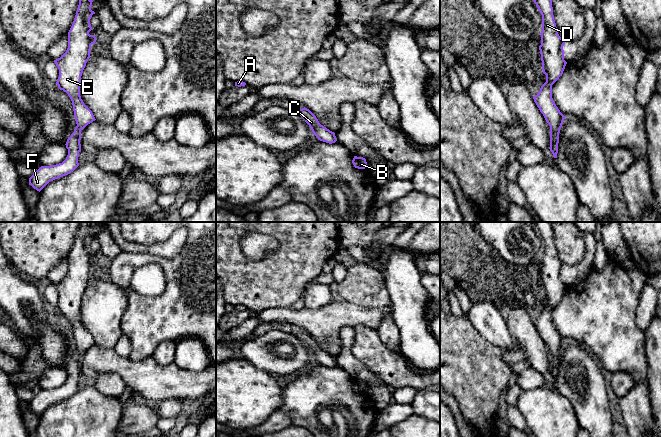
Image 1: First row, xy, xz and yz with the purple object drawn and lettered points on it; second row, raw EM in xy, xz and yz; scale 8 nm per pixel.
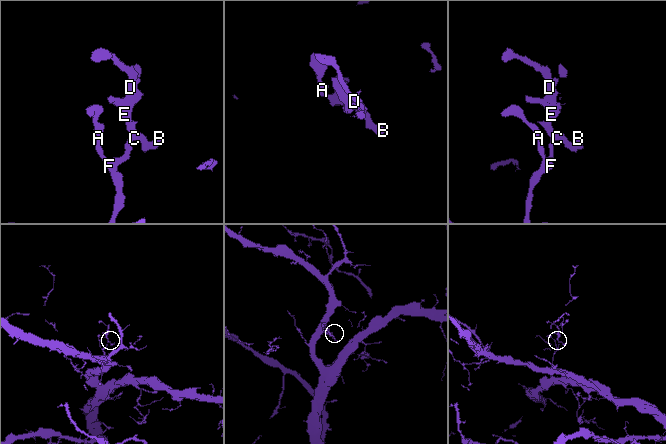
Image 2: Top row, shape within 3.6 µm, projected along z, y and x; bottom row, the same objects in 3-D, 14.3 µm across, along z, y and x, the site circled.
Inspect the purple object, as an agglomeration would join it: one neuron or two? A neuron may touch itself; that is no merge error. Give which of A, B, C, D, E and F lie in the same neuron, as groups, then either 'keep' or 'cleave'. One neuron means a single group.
A F / B C D E | cleave

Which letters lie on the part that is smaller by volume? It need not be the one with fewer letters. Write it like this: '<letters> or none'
B, C, D, E

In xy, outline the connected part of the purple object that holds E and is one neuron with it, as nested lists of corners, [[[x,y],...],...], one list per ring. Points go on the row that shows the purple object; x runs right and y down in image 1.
[[[79,0],[73,24],[68,32],[68,48],[58,59],[54,60],[59,69],[56,84],[68,94],[72,101],[74,117],[80,130],[95,121],[92,111],[84,104],[80,96],[80,84],[83,70],[90,58],[91,45],[97,38],[90,35],[92,0]]]

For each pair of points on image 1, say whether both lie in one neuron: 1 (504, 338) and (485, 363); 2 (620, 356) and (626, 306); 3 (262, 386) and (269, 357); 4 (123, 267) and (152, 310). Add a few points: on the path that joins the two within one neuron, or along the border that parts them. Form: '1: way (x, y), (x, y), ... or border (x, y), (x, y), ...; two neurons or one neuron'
1: border (478, 333), (492, 344), (507, 348), (510, 351); two neurons
2: way (620, 344), (620, 318); one neuron
3: border (246, 359), (270, 374); two neurons
4: way (144, 259), (159, 260), (171, 272), (171, 289); one neuron

